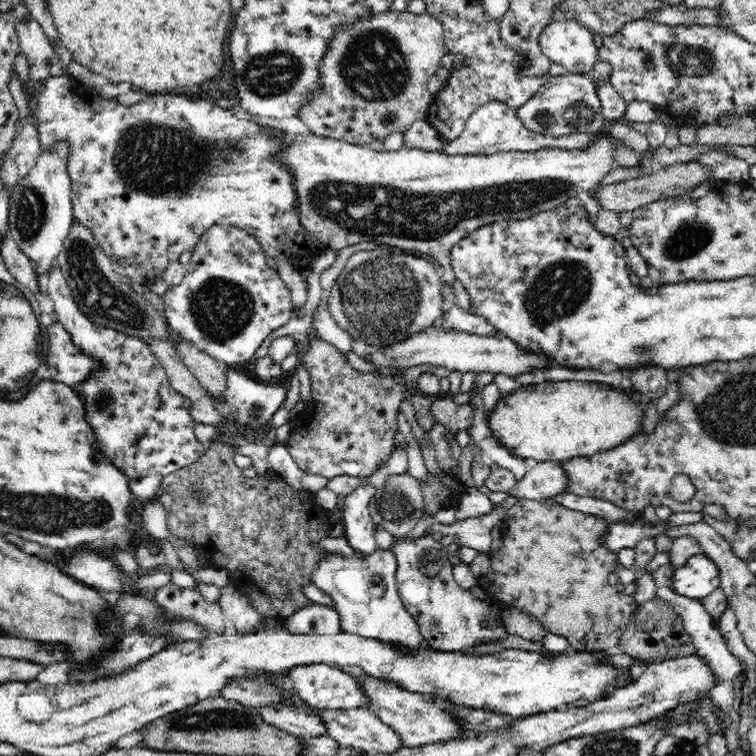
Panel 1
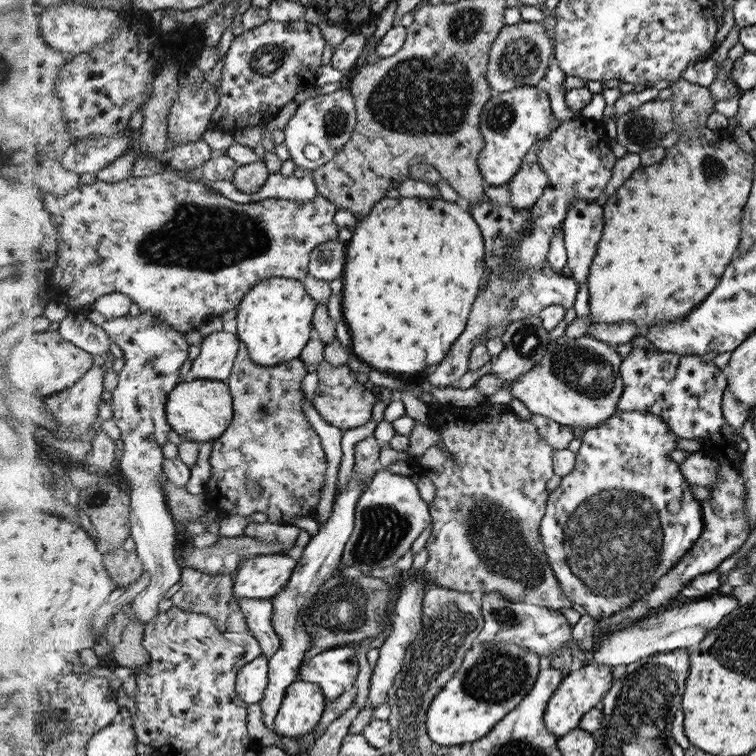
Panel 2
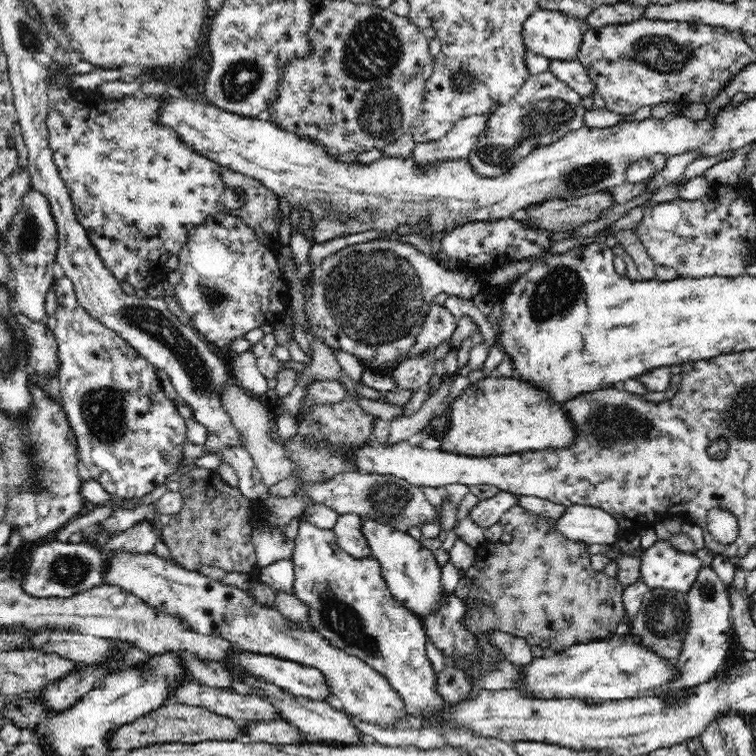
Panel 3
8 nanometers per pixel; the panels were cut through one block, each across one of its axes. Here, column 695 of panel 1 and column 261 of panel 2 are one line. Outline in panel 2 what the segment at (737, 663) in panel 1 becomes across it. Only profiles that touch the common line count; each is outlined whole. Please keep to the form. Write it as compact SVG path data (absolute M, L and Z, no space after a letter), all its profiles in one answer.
M244 598L239 602L248 619L250 633L256 635L262 642L264 655L272 658L278 650L280 641L272 627L272 602L270 599Z

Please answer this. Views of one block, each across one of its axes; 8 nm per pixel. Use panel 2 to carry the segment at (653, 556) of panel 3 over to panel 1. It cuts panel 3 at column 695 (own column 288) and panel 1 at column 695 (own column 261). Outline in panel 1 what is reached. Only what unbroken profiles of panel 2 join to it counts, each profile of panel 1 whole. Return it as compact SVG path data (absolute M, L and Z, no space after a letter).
M706 552L696 554L690 562L677 570L675 588L691 599L708 598L722 587L722 570Z

